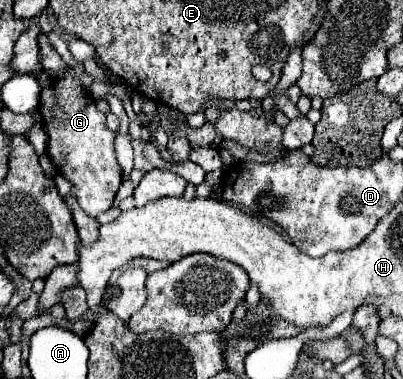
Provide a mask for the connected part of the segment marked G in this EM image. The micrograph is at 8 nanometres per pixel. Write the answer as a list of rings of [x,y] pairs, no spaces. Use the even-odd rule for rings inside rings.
[[[70,68],[66,78],[56,78],[42,90],[40,114],[48,134],[48,154],[52,164],[72,182],[82,210],[90,216],[98,216],[114,206],[116,190],[122,184],[122,172],[114,152],[116,134],[108,130],[106,116],[96,108],[94,98],[88,96],[82,82],[76,80],[72,72],[82,72],[82,68]]]

